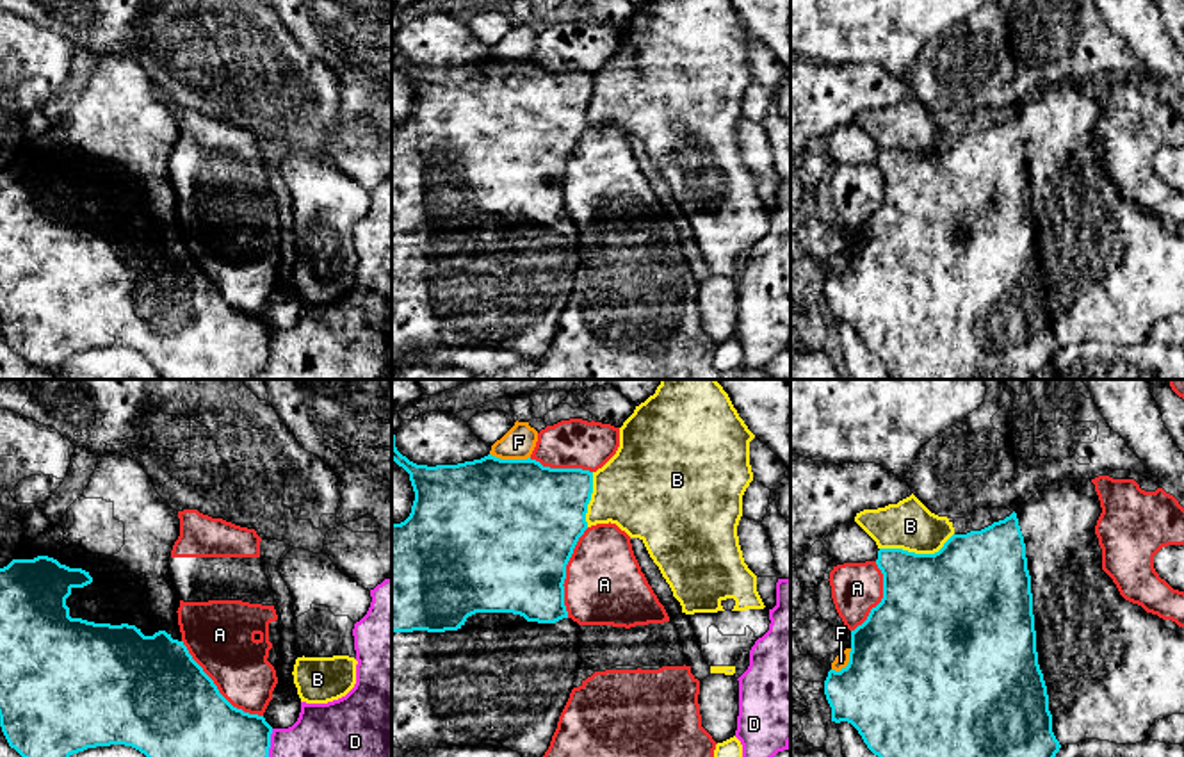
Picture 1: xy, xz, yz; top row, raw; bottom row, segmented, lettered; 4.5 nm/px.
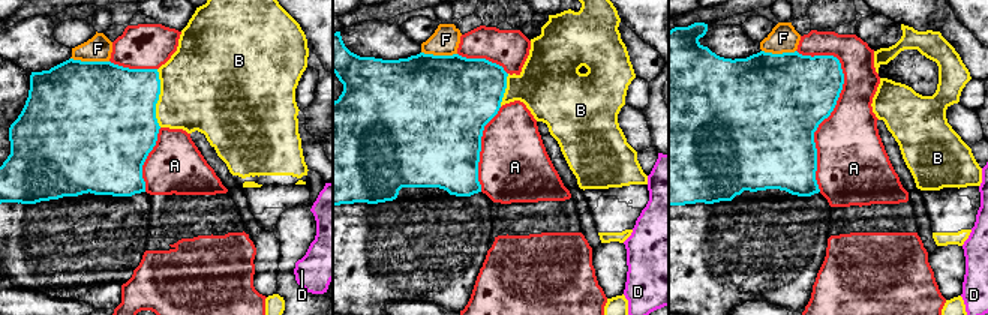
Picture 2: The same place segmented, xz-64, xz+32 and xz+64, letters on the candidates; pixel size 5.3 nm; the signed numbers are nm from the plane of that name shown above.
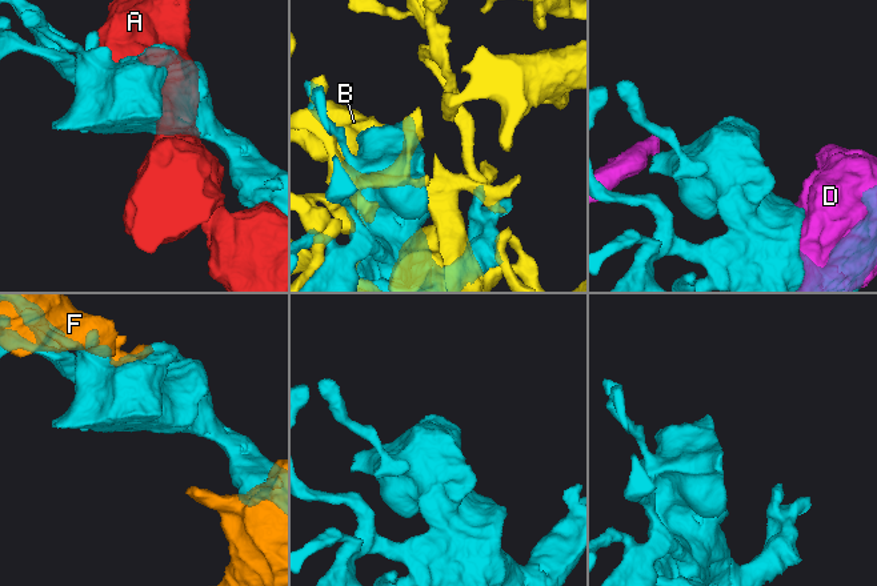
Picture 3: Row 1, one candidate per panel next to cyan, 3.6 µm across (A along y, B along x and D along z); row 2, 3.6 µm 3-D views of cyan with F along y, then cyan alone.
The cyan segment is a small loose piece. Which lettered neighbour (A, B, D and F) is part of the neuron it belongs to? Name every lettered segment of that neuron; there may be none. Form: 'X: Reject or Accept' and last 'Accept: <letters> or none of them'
A: Reject
B: Reject
D: Reject
F: Reject
Accept: none of them

